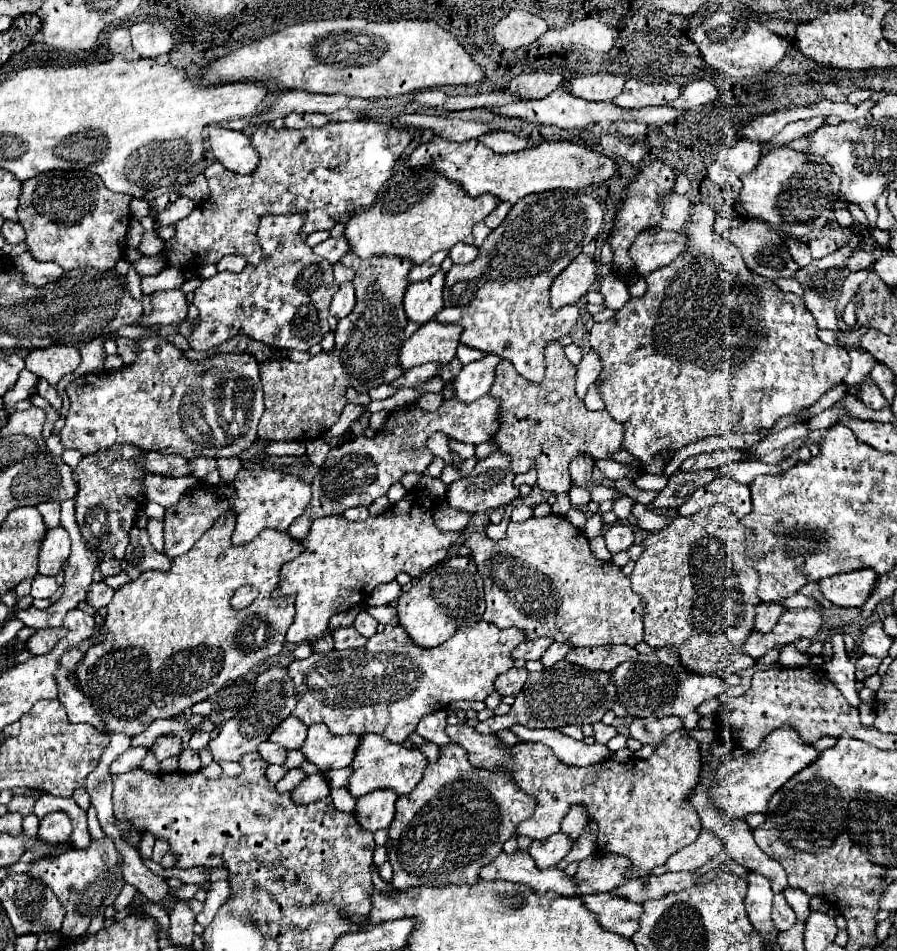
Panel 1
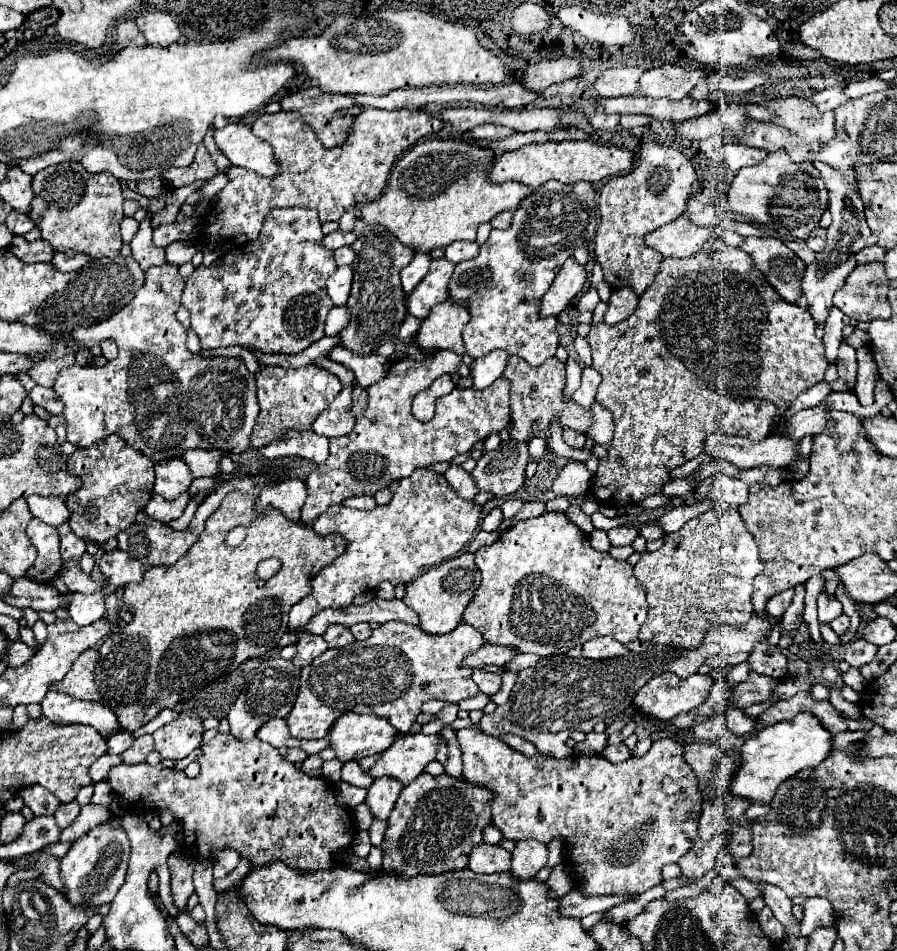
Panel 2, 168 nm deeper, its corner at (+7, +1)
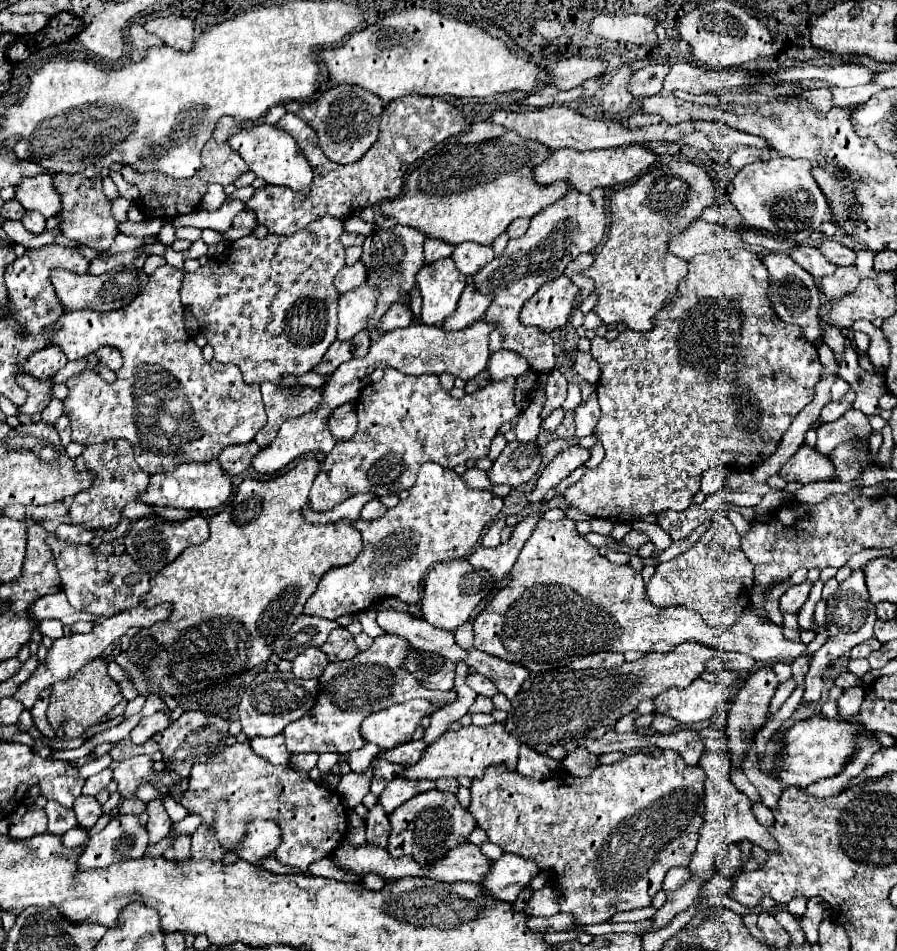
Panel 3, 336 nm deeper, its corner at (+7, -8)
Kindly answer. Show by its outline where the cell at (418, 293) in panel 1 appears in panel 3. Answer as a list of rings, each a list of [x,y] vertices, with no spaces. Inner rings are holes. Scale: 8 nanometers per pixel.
[[[450,257],[426,263],[416,275],[422,291],[422,323],[442,325],[448,315],[456,311],[458,299],[466,287],[466,277],[458,273]]]

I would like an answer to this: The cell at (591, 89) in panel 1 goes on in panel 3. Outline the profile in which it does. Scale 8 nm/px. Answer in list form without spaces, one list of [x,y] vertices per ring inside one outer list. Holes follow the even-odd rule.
[[[648,65],[634,73],[630,81],[630,91],[634,97],[652,97],[658,95],[664,83],[664,77],[668,75],[666,65]]]

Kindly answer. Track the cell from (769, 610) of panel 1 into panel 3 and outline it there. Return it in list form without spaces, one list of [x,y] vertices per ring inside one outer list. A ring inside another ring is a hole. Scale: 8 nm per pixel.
[[[804,581],[800,585],[792,585],[780,599],[780,611],[782,613],[798,613],[810,595],[810,589],[812,589],[810,581]]]

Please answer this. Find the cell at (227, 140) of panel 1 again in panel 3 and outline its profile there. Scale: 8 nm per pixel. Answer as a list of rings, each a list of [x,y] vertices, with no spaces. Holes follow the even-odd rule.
[[[262,123],[262,125],[246,127],[240,133],[232,135],[228,139],[228,143],[232,145],[232,149],[236,149],[242,155],[242,159],[248,163],[250,171],[254,171],[266,183],[284,185],[284,187],[290,187],[294,191],[300,191],[300,189],[308,187],[312,177],[314,177],[312,165],[308,165],[308,159],[304,157],[298,141],[276,125]]]

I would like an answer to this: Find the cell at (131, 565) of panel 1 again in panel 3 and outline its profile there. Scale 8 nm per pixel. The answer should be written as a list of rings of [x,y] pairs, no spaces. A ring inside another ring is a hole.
[[[150,515],[150,517],[142,517],[132,523],[132,527],[128,529],[128,533],[124,537],[124,545],[126,545],[126,553],[132,555],[134,561],[142,569],[148,569],[150,575],[156,575],[160,569],[164,569],[168,563],[172,563],[186,547],[200,545],[208,535],[210,535],[208,521],[200,515],[188,517],[184,521],[168,521],[158,515]]]

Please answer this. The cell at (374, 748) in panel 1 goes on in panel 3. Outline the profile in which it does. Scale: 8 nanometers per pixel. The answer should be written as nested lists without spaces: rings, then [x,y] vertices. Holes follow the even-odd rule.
[[[492,723],[488,727],[460,727],[458,731],[448,731],[444,733],[438,741],[428,745],[424,751],[422,759],[416,765],[408,765],[404,773],[398,777],[416,777],[416,779],[440,779],[440,777],[482,777],[488,767],[494,765],[504,765],[506,769],[514,771],[516,761],[518,761],[518,747],[520,741],[512,737],[506,729],[504,723]]]

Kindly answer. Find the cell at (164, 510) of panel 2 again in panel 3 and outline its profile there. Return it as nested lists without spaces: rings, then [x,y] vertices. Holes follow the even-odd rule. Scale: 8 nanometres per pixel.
[[[130,501],[124,509],[122,509],[122,517],[130,519],[130,521],[136,521],[138,517],[146,517],[152,513],[152,507],[148,507],[146,503],[140,503],[140,501]]]

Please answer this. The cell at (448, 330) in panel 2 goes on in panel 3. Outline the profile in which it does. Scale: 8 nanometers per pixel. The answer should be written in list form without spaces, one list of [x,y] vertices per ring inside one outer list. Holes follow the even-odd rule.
[[[466,285],[462,299],[458,303],[458,309],[454,311],[454,315],[450,315],[444,321],[442,327],[452,331],[452,329],[464,329],[472,325],[472,321],[478,321],[486,313],[490,303],[492,303],[492,295],[482,295],[476,287]]]

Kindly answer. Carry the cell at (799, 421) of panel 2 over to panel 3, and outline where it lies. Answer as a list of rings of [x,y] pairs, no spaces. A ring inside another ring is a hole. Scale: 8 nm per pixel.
[[[848,391],[848,393],[844,395],[844,399],[840,399],[840,401],[830,401],[830,403],[824,405],[824,409],[822,409],[822,415],[820,415],[822,423],[836,421],[842,413],[846,413],[848,409],[852,409],[852,405],[854,405],[854,391]]]

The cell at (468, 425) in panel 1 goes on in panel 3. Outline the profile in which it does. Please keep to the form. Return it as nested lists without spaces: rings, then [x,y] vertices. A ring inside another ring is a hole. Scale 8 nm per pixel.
[[[384,369],[384,377],[378,383],[368,383],[360,389],[356,399],[356,415],[358,429],[350,441],[338,441],[336,447],[328,453],[322,463],[322,471],[314,479],[310,491],[310,507],[318,513],[330,511],[334,505],[340,505],[344,499],[356,493],[374,493],[382,495],[398,495],[414,485],[416,473],[420,465],[434,461],[446,469],[454,469],[468,459],[482,459],[490,451],[490,443],[494,435],[506,425],[512,423],[520,409],[514,403],[514,377],[506,377],[504,381],[490,381],[484,389],[478,389],[462,399],[454,399],[448,391],[442,389],[436,375],[412,377],[404,375],[396,369]]]

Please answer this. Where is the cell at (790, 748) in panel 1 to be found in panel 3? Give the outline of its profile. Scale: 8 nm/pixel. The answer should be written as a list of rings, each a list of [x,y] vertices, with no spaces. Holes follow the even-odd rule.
[[[814,715],[804,721],[796,721],[784,733],[784,753],[782,763],[784,767],[774,773],[774,777],[782,783],[782,789],[794,787],[808,787],[814,781],[824,777],[836,777],[848,765],[848,761],[856,753],[856,735],[864,731],[864,727],[848,723],[846,719],[828,719],[824,715]]]

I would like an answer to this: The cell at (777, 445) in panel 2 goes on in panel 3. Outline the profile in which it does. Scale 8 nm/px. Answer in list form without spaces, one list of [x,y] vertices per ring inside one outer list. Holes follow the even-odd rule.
[[[802,445],[796,455],[792,455],[786,465],[780,469],[780,475],[786,481],[812,483],[812,481],[836,481],[836,471],[828,455],[818,453],[816,449]]]

